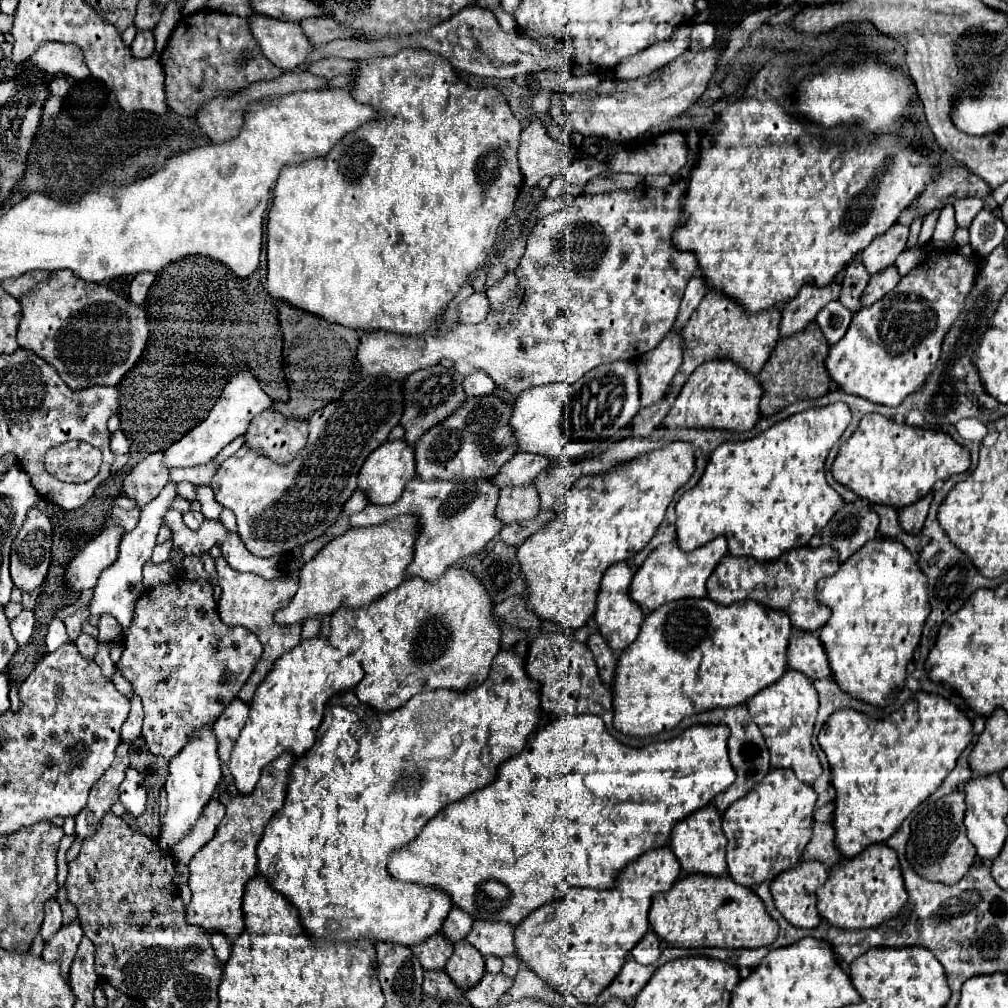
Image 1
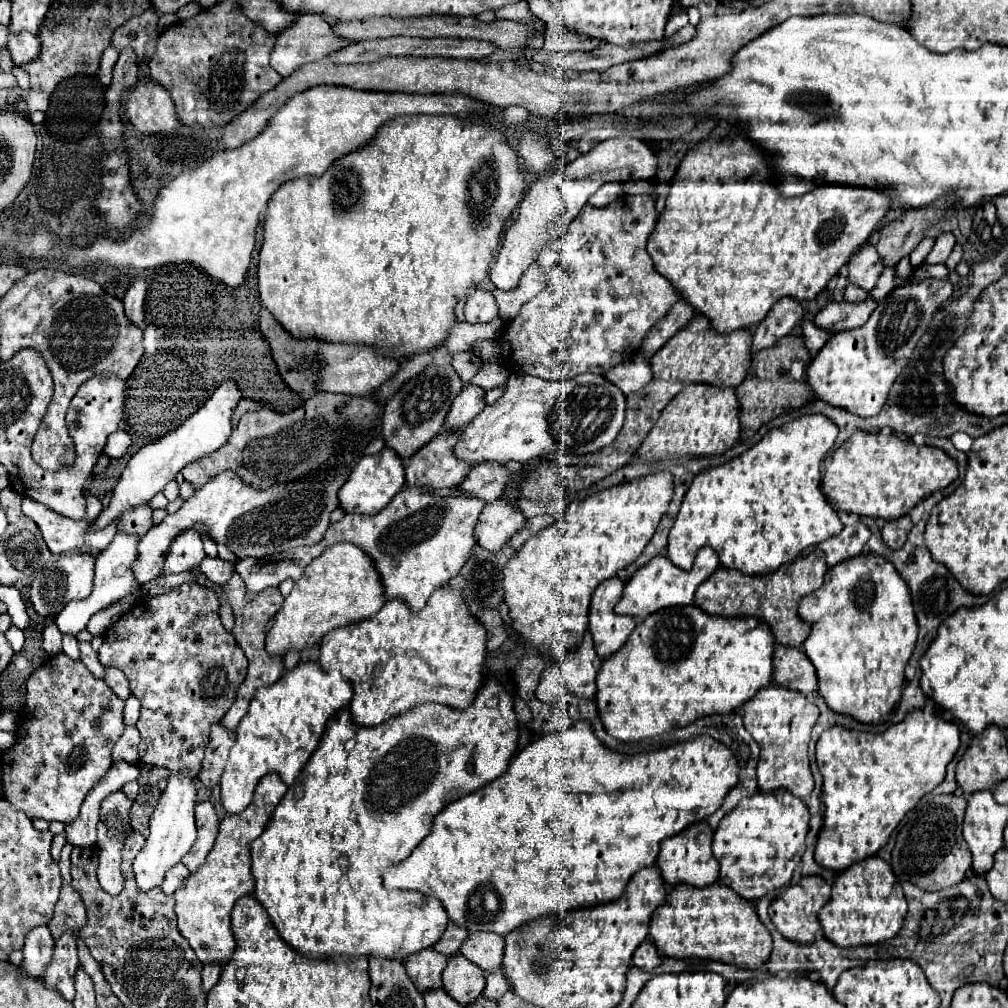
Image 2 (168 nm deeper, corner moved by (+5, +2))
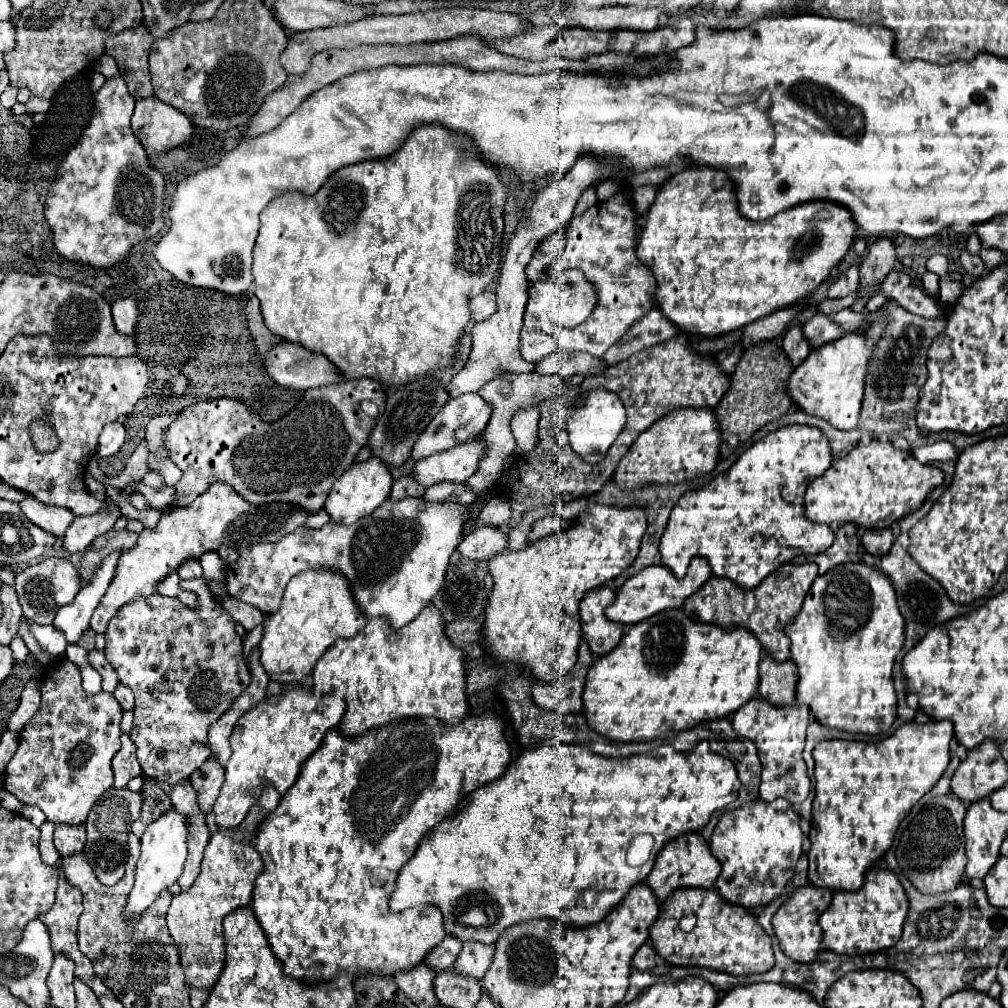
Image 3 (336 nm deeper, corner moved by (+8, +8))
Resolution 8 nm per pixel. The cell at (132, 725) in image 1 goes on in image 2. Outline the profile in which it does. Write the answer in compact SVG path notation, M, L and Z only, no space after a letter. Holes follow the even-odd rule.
M125 726L123 736L113 746L113 760L125 760L129 764L137 764L137 746L139 746L139 730L137 726Z

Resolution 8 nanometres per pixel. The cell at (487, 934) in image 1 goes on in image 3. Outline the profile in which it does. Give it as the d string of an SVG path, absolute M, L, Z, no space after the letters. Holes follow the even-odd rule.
M464 942L460 956L456 958L456 964L452 966L452 970L456 974L462 976L472 976L476 980L480 980L494 956L494 946L482 944L482 942Z

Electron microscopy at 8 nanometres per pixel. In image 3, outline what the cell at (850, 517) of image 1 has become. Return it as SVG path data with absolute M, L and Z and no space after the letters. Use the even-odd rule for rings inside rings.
M842 524L836 530L834 544L826 552L810 556L808 560L818 564L818 572L822 574L822 572L828 572L830 568L840 566L840 564L858 562L858 546L860 546L858 528L854 524Z

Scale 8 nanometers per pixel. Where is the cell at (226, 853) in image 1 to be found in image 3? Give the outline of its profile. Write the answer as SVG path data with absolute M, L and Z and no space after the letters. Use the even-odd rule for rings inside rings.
M268 786L264 788L256 806L240 822L240 826L236 826L234 830L218 830L214 836L210 836L210 842L204 852L200 876L186 892L180 892L178 896L172 898L166 922L168 922L170 936L178 946L180 964L184 968L184 976L190 988L210 990L220 978L220 972L224 968L224 956L226 956L222 920L232 910L250 906L254 882L264 868L264 862L256 852L252 838L260 822L270 812L274 812L278 802L280 802L280 794L276 792L274 786Z

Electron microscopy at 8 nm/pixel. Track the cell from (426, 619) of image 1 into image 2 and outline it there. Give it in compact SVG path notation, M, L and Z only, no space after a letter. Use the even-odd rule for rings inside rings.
M443 586L431 594L427 606L423 606L419 614L411 614L411 610L407 610L399 598L391 598L391 602L385 602L375 616L327 632L321 640L319 664L327 674L341 674L351 680L353 698L347 710L357 724L375 726L423 702L441 702L459 710L467 708L483 684L483 664L487 654L485 638L487 632L483 624L467 610L459 590Z

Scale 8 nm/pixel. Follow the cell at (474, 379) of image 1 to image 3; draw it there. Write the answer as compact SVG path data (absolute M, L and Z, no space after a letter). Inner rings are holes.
M466 394L466 396L458 396L458 398L448 400L448 404L444 404L444 408L434 416L434 420L428 424L428 428L416 440L416 444L410 452L412 460L418 462L422 458L436 454L436 452L444 452L448 448L454 448L458 444L464 444L464 442L478 438L486 430L486 424L490 420L490 412L492 412L492 408L488 408L488 404L484 404L484 400L478 394Z

